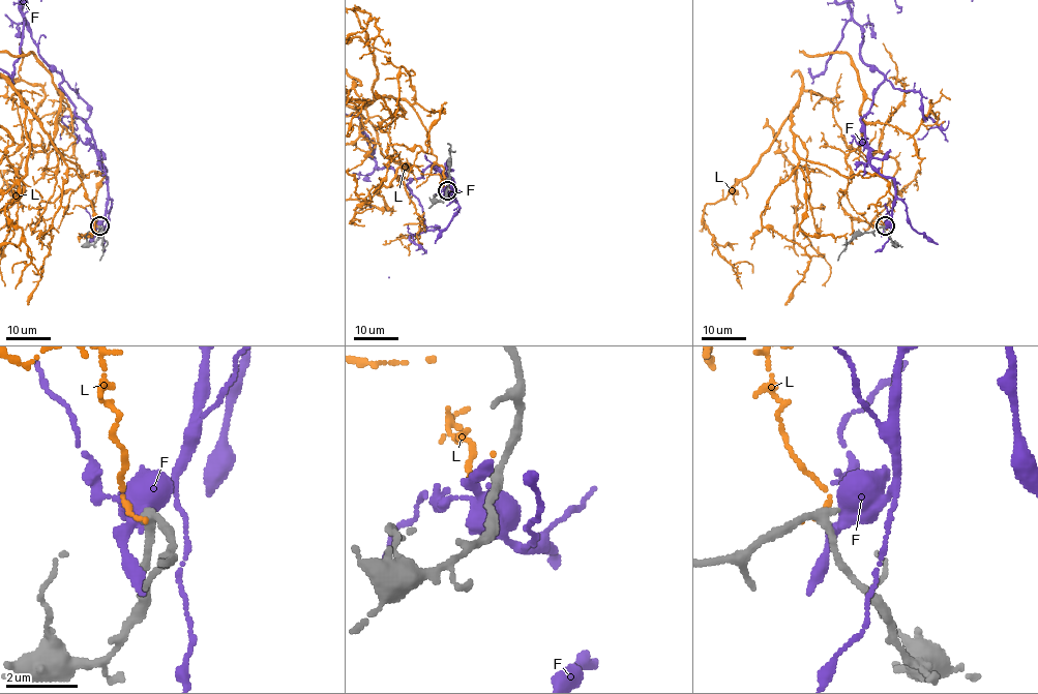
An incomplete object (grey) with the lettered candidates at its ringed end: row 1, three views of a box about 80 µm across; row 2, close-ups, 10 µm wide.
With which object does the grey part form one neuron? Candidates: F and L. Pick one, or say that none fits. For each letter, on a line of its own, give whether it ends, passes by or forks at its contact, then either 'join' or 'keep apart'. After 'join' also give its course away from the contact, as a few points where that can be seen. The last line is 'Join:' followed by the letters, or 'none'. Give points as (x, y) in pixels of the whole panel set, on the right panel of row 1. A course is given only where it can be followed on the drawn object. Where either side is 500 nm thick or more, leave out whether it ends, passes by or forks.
F: it forks there; keep apart
L: it ends there; keep apart
Join: none

